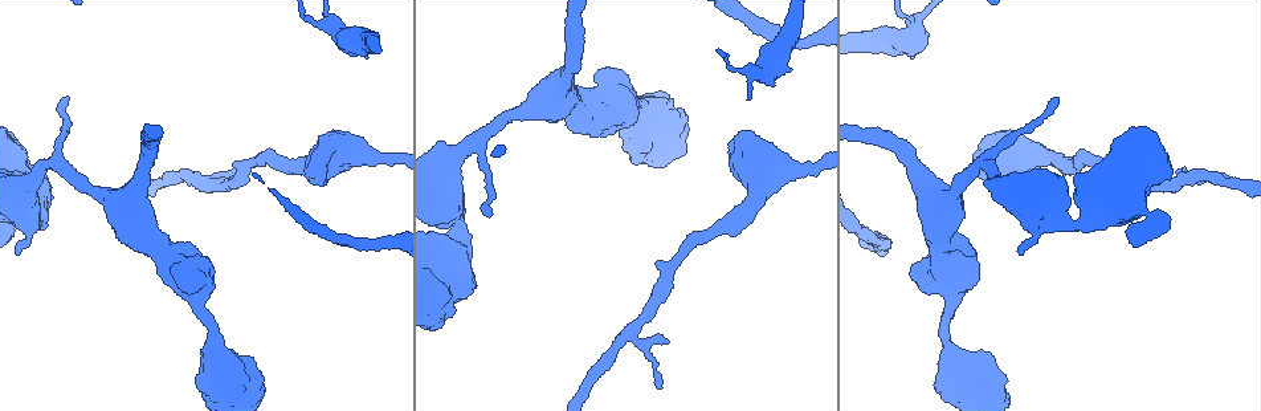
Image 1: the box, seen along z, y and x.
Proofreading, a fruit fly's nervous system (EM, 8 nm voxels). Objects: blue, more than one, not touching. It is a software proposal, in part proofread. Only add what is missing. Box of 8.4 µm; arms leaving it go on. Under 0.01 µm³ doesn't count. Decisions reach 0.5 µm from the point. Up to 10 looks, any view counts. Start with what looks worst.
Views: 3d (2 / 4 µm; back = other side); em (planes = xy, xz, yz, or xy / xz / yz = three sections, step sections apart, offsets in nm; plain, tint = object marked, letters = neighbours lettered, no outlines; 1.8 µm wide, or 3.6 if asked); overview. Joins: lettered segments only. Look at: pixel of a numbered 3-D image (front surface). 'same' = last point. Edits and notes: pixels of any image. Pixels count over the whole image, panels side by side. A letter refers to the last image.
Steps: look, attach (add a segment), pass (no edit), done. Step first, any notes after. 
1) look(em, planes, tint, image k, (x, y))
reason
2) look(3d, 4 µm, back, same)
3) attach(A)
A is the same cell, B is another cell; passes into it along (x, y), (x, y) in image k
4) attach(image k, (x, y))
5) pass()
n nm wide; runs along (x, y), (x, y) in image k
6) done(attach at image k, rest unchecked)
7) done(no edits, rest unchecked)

look(em, 3.6 µm, yz, step 8, letters, image 1, (450, 257))

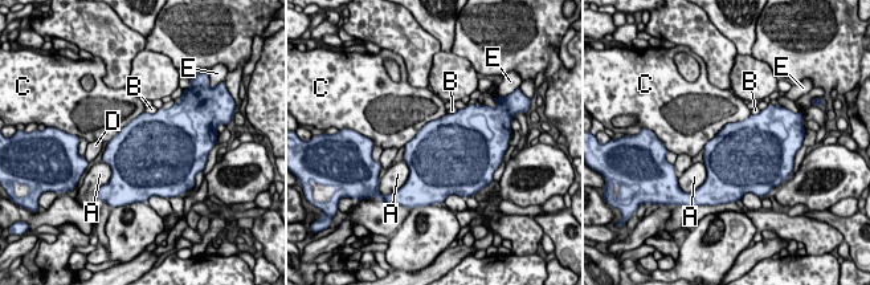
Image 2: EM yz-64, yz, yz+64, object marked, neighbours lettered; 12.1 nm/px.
pass()
C touches over 750 nm; A, B, C, D and E are other cells; border along (752, 114), (727, 122), (702, 149) in image 2; none of them fits

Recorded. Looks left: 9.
look(3d, 4 µm, back, image 1, (641, 158))
branch stops here

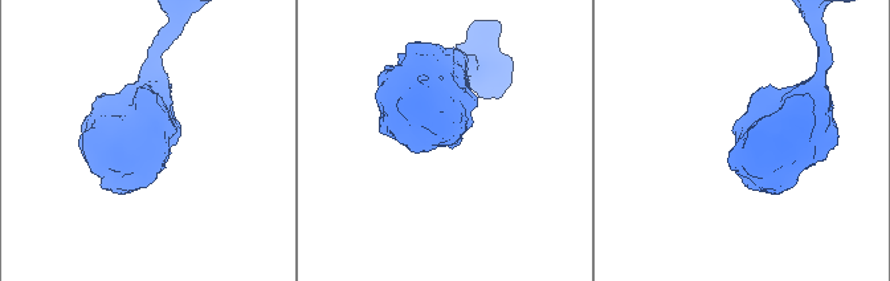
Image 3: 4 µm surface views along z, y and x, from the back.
look(em, 3.6 µm, yz, step 4, letters, image 3, (740, 124))
need the tissue

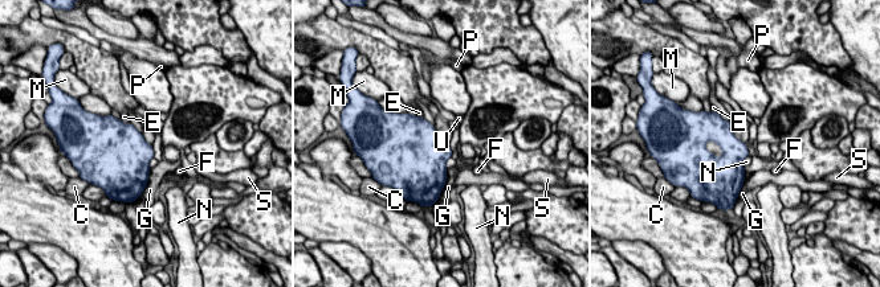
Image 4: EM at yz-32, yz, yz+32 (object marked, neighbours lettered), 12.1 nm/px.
pass()
G touches over 280 nm; C, E, F, G, M, N, P, S and U are other cells; no lettered segment goes on from it

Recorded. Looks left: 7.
look(em, planes, tint, image 1, (666, 342))
free end

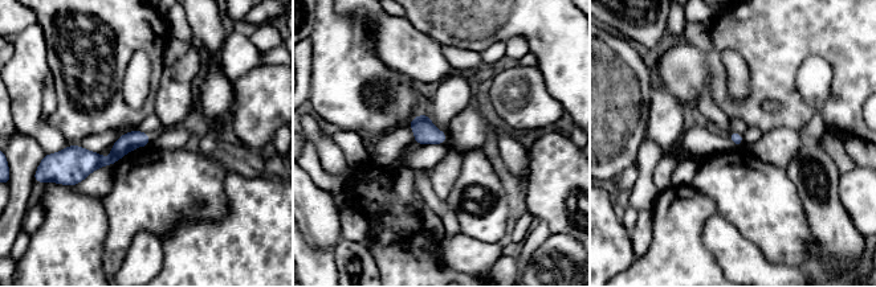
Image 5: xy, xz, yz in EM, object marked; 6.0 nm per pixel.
look(em, planes, letters, same)
what lies round it

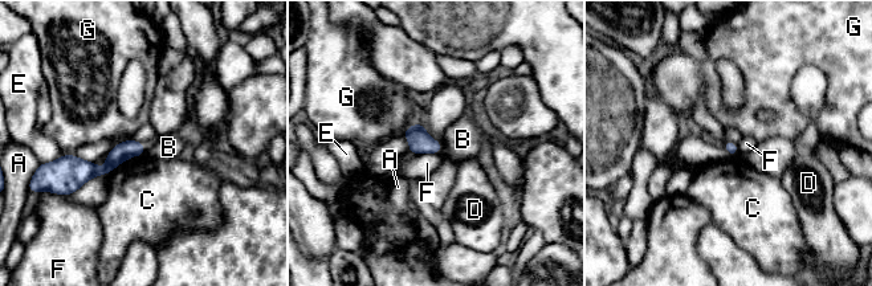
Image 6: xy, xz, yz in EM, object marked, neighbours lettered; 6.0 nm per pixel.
pass()
A, B, C, D, E, F and G are other cells; border along (439, 152), (420, 152), (415, 155) in image 6; no lettered segment goes on from it

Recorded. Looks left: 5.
look(3d, 4 µm, image 1, (621, 72))
thick end

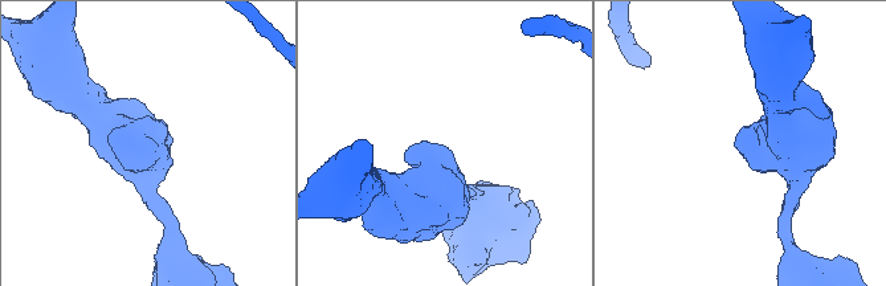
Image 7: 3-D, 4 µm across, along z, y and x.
look(em, 3.6 µm, planes, letters, image 7, (739, 148))

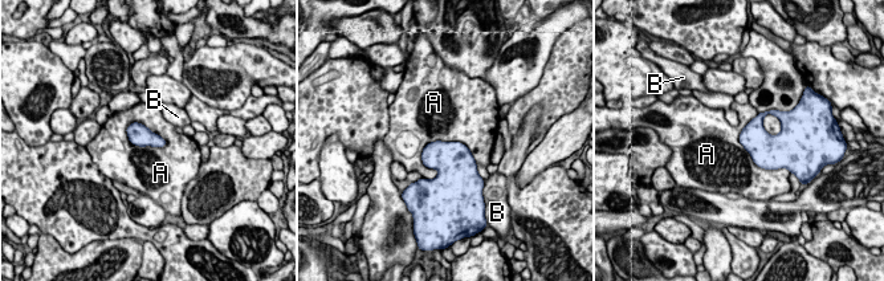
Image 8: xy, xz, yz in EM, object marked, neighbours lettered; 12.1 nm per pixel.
pass()
260 nm wide; A touches over 550 nm; A and B are other cells; none of them fits

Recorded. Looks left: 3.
done(no edits, rest unchecked)

